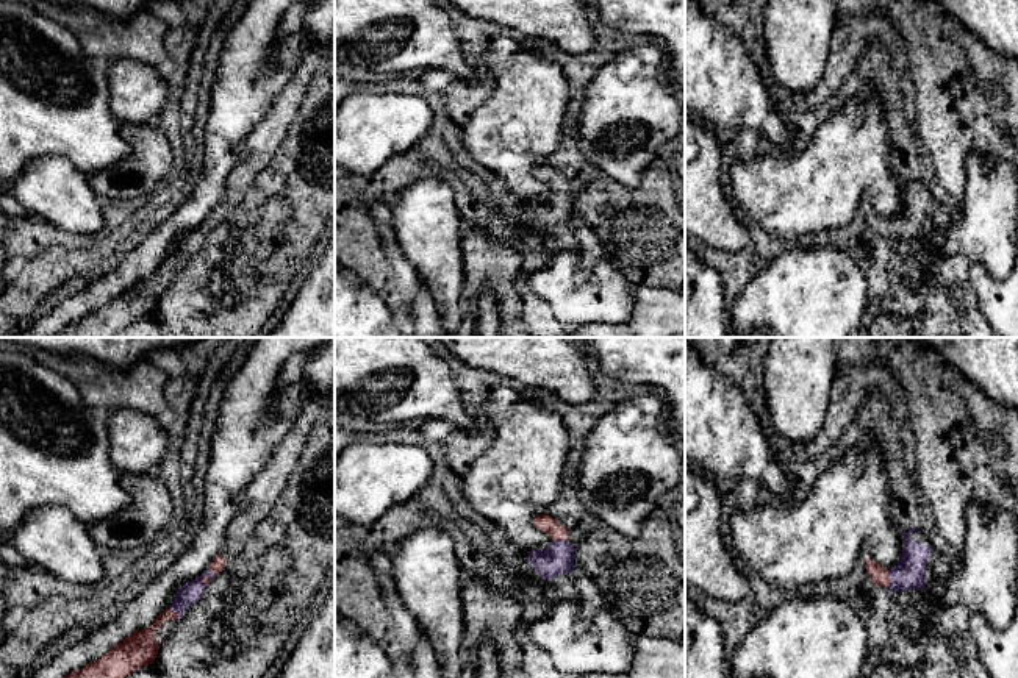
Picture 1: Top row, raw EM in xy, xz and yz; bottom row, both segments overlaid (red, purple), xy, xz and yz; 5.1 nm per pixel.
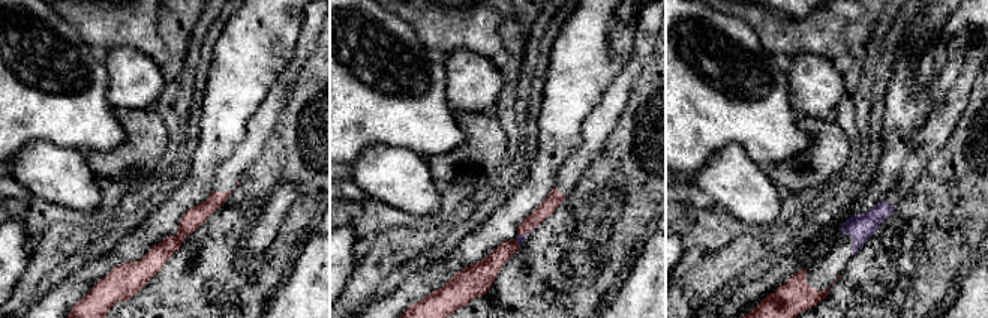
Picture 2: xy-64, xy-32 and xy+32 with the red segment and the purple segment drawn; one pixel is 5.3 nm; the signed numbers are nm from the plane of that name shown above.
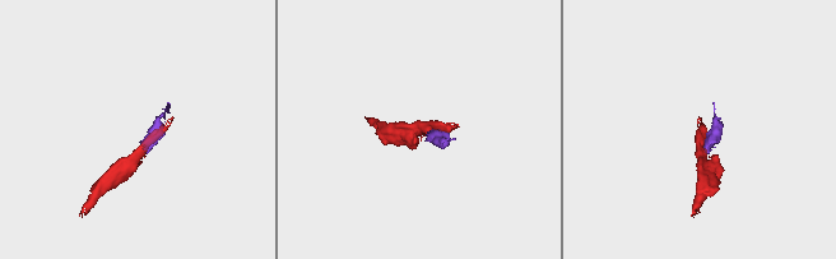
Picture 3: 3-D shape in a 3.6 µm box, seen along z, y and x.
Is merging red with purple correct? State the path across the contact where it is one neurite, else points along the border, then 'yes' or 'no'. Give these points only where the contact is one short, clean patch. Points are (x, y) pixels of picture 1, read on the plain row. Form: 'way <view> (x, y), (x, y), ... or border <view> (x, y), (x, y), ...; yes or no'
way xz (546, 174), (560, 189), (559, 208); yes

